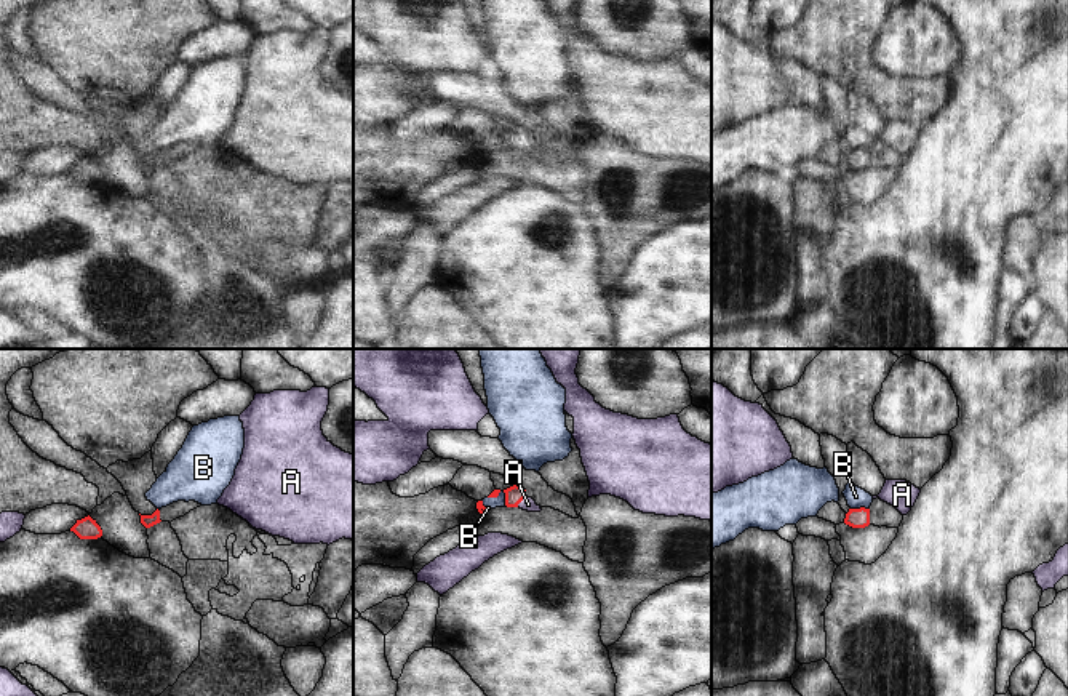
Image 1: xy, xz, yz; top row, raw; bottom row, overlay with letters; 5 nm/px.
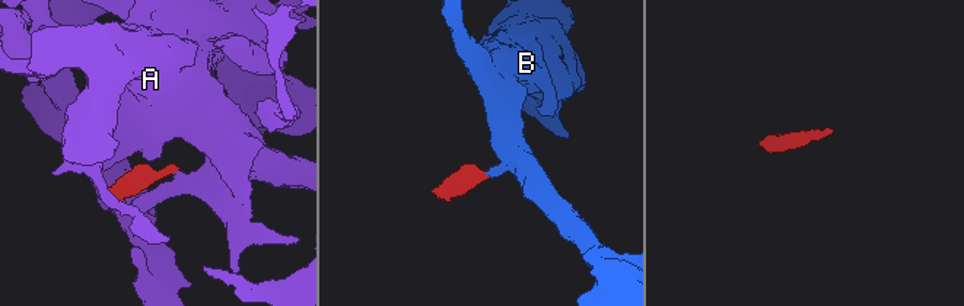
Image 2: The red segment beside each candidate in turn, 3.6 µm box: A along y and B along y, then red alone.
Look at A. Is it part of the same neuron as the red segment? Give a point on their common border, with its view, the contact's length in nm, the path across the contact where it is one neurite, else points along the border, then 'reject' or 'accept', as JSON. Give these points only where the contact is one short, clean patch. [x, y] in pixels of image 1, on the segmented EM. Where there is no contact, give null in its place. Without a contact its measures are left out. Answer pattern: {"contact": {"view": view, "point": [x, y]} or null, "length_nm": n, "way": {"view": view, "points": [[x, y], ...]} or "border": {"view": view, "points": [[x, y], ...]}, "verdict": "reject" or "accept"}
{"contact": {"view": "xz", "point": [522, 500]}, "length_nm": 80, "way": {"view": "xz", "points": [[514, 495], [522, 500], [528, 504]]}, "verdict": "accept"}

